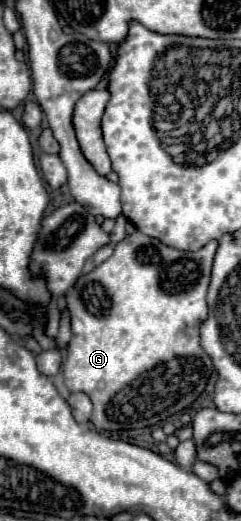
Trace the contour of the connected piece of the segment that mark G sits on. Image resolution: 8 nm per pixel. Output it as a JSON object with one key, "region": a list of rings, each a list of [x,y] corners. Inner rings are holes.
{"region":[[[135,232],[135,240],[131,236],[127,236],[125,240],[117,242],[113,256],[109,260],[105,260],[103,264],[99,264],[93,272],[81,276],[75,282],[75,286],[69,290],[69,294],[67,294],[67,308],[71,310],[73,338],[71,338],[69,346],[67,346],[67,356],[65,356],[65,362],[63,362],[63,380],[65,380],[65,386],[71,392],[85,392],[91,398],[91,402],[93,402],[91,422],[93,422],[93,426],[97,430],[145,428],[145,426],[153,426],[153,424],[165,422],[169,416],[185,410],[205,390],[205,384],[207,384],[207,380],[209,380],[209,376],[213,372],[213,364],[211,364],[211,358],[201,350],[199,330],[195,330],[195,328],[199,328],[205,322],[205,318],[207,318],[205,296],[207,296],[207,288],[209,288],[211,264],[213,264],[217,246],[219,246],[217,240],[213,240],[207,246],[203,246],[201,250],[197,250],[197,252],[185,252],[185,250],[177,250],[177,248],[165,246],[163,242],[159,242],[159,240],[151,238],[151,236],[145,236],[141,232]]]}

